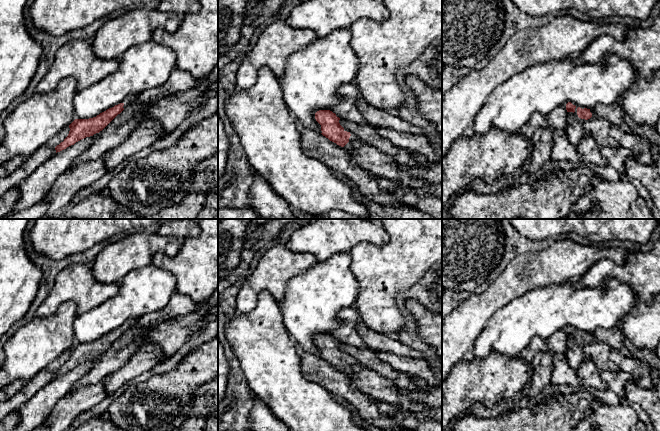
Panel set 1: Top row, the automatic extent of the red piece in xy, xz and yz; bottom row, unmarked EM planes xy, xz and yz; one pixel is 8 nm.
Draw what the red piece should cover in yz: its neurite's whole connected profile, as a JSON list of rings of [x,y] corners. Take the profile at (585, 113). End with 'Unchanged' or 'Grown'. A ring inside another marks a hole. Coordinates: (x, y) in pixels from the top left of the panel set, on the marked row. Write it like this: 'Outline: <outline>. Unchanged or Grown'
Outline: [[[566,101],[562,104],[562,107],[565,108],[567,112],[573,112],[580,123],[596,117],[593,109],[581,107],[573,102]]]. Grown

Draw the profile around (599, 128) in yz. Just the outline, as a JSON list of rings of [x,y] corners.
[[[595,117],[582,123],[587,135],[592,136],[600,147],[619,147],[620,143],[611,136],[612,124],[604,118]]]

